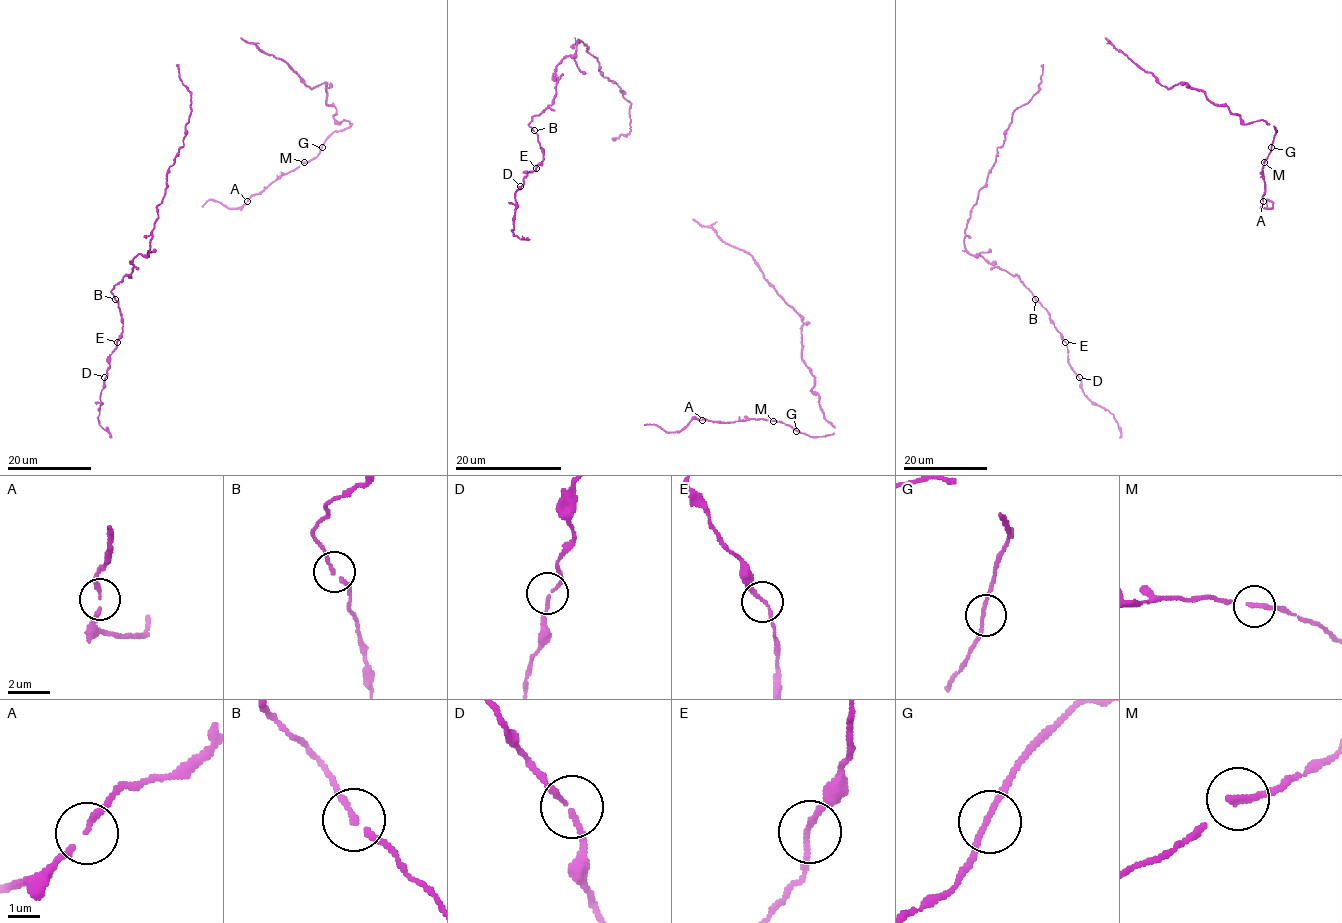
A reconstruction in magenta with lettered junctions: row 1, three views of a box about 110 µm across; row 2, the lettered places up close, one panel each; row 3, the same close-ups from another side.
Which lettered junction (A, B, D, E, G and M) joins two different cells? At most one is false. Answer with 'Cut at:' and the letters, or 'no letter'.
Cut at: no letter

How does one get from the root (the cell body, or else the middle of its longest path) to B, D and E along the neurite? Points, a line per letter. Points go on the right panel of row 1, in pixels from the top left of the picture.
B: (1043, 64), (1039, 90), (1013, 112), (1004, 143), (997, 148), (963, 239), (969, 253), (1017, 275), (1035, 299)
D: (1043, 64), (1039, 90), (1013, 112), (997, 148), (963, 242), (969, 253), (1020, 278), (1048, 312), (1079, 377)
E: (1043, 64), (1039, 90), (1013, 112), (1004, 143), (997, 148), (963, 242), (969, 253), (1017, 275), (1065, 342)

